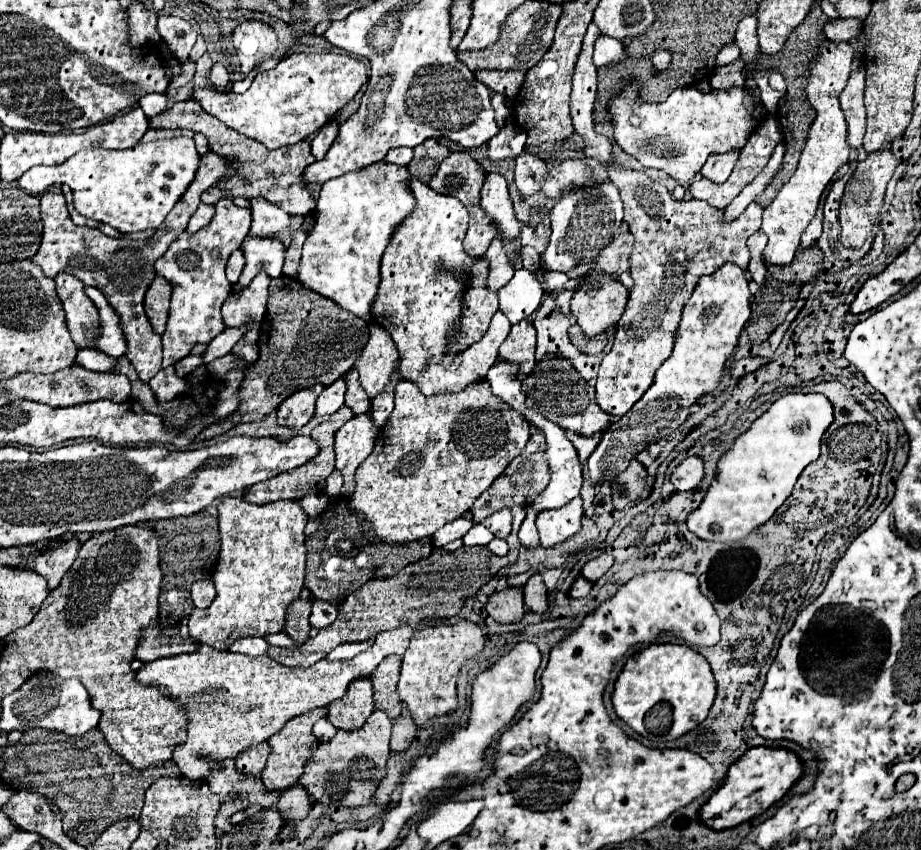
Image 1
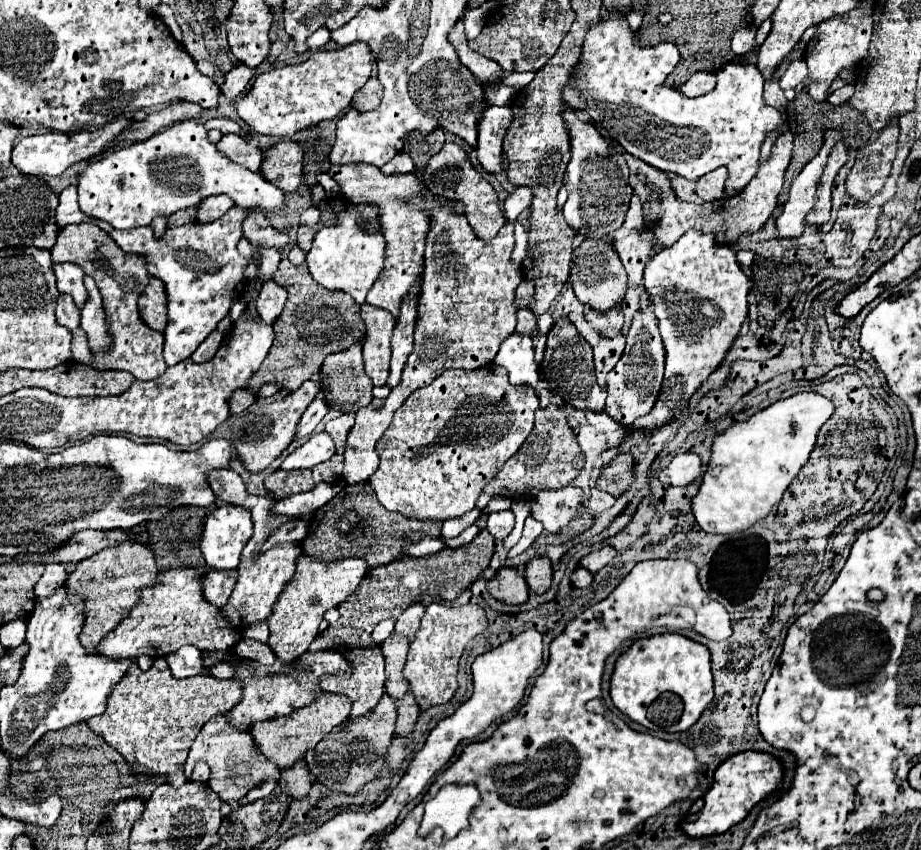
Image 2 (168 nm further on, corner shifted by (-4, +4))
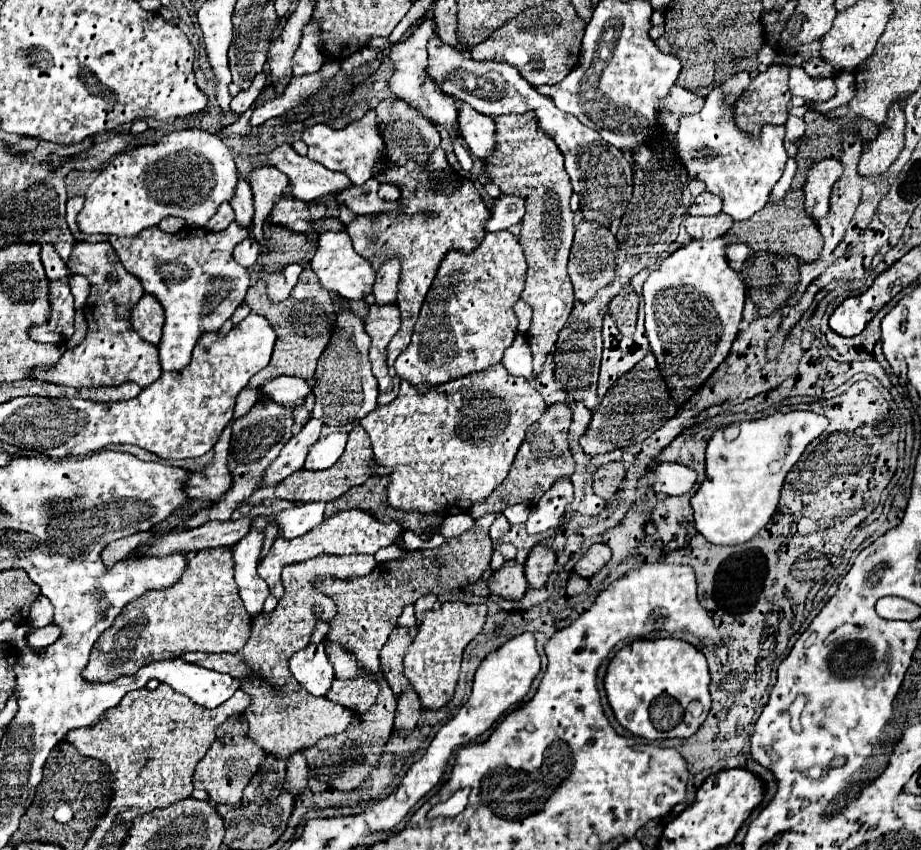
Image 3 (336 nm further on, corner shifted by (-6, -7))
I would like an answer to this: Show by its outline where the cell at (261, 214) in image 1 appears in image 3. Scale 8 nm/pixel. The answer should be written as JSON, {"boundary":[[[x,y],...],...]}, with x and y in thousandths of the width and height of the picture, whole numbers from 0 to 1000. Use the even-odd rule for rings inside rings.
{"boundary":[[[198,152],[198,154],[189,154],[189,156],[185,156],[185,159],[178,159],[178,161],[174,161],[174,164],[167,164],[167,166],[163,166],[163,168],[159,166],[159,168],[152,168],[152,171],[139,175],[139,178],[128,180],[128,182],[109,201],[109,206],[100,213],[100,218],[96,220],[96,225],[93,225],[93,229],[91,229],[93,236],[91,236],[89,248],[85,251],[85,269],[87,269],[89,274],[96,274],[96,276],[115,274],[115,276],[132,276],[132,279],[139,279],[139,276],[148,276],[148,274],[152,274],[152,272],[165,267],[165,265],[172,265],[178,255],[185,255],[185,253],[202,258],[202,262],[208,265],[208,267],[221,267],[221,265],[230,258],[230,253],[235,251],[235,246],[237,246],[243,236],[250,236],[250,234],[252,234],[254,220],[256,220],[256,211],[258,211],[258,199],[256,199],[254,185],[252,185],[250,175],[245,173],[245,168],[243,168],[241,164],[237,164],[235,159],[230,159],[230,156],[221,154],[221,152]]]}

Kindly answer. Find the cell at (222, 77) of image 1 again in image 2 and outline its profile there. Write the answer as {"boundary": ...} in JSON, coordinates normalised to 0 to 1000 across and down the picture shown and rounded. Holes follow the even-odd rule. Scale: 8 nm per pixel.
{"boundary":[[[265,75],[263,78],[256,78],[250,85],[245,85],[245,94],[241,96],[239,104],[241,104],[241,108],[248,115],[256,115],[267,104],[267,99],[271,96],[274,89],[276,89],[276,82],[274,80],[267,80]]]}

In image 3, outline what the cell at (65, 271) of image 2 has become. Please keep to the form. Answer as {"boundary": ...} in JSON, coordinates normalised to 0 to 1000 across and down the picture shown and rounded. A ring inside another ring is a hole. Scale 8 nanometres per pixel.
{"boundary":[[[48,286],[46,288],[46,295],[43,295],[43,302],[46,302],[46,309],[48,309],[48,319],[52,324],[52,328],[69,328],[74,331],[74,316],[69,314],[65,300],[61,298],[59,288],[56,286]]]}

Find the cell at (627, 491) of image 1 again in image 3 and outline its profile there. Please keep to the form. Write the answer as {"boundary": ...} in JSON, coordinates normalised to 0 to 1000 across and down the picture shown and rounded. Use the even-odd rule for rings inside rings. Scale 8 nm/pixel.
{"boundary":[[[673,542],[651,547],[643,559],[643,578],[649,585],[662,589],[669,582],[673,568],[678,566],[678,556],[680,556],[680,552],[678,552],[678,547]]]}

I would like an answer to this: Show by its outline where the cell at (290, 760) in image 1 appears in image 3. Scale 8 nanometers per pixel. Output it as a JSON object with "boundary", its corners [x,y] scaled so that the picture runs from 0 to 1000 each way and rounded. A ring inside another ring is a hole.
{"boundary":[[[343,653],[328,662],[317,662],[306,669],[308,700],[302,705],[300,716],[293,724],[280,724],[274,731],[274,747],[263,766],[258,768],[200,768],[195,775],[232,787],[237,792],[248,792],[254,799],[265,801],[263,813],[271,820],[271,829],[265,844],[271,853],[274,869],[291,886],[315,893],[321,884],[339,879],[350,867],[367,865],[382,848],[382,836],[356,825],[354,820],[337,818],[315,792],[313,775],[337,756],[337,747],[343,731],[356,731],[363,724],[363,709],[354,700],[341,693],[345,679],[356,674],[367,681],[384,681],[400,676],[408,665],[406,653]],[[347,712],[350,721],[343,724],[341,714]]]}

